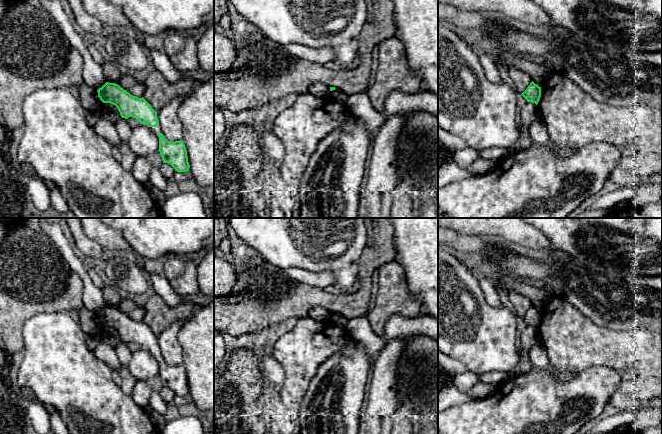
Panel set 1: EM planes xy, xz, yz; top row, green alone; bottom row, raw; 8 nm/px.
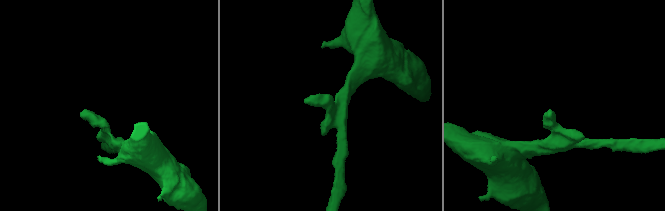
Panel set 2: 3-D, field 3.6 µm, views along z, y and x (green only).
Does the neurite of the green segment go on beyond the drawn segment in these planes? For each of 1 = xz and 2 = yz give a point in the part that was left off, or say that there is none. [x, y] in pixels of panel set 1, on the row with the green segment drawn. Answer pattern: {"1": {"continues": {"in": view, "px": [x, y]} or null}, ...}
{"1": {"continues": null}, "2": {"continues": null}}

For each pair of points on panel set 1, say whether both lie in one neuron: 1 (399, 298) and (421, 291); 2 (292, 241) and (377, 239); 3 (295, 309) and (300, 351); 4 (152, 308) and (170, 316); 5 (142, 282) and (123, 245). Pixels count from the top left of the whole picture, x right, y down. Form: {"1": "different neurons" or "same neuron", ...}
{"1": "different neurons", "2": "different neurons", "3": "different neurons", "4": "same neuron", "5": "different neurons"}

